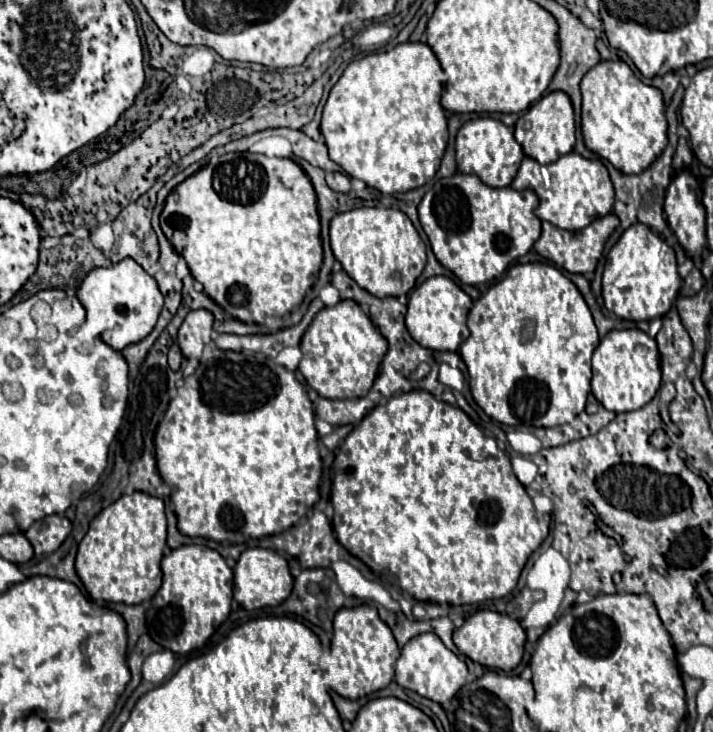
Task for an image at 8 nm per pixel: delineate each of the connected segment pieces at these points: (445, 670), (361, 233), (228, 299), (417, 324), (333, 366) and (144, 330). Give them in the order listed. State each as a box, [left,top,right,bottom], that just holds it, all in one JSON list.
[[395,635,469,703],[331,207,427,297],[161,151,323,323],[405,275,471,351],[299,301,387,399],[77,257,163,351]]

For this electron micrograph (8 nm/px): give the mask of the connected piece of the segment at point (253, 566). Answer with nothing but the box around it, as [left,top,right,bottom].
[233,547,293,609]

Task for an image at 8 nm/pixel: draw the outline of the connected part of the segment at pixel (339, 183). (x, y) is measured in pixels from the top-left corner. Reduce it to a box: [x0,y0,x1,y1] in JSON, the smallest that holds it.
[327,171,351,193]

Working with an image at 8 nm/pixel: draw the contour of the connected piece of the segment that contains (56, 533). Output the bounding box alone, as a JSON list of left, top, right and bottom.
[27,515,71,553]

